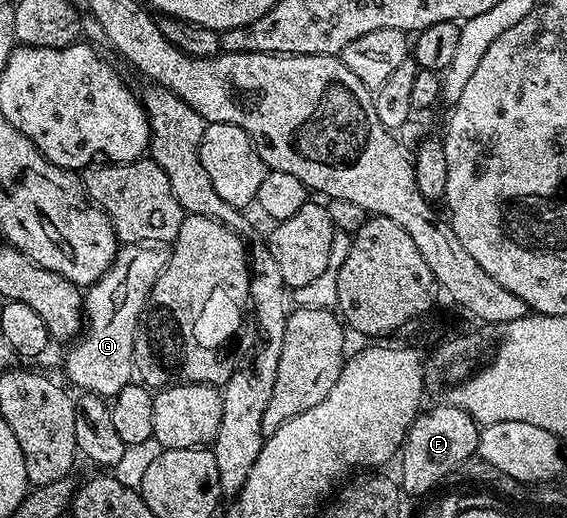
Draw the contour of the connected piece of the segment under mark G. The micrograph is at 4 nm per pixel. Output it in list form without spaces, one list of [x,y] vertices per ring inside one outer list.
[[[122,245],[118,253],[114,257],[108,271],[97,281],[96,284],[89,286],[84,293],[84,328],[80,336],[69,346],[70,349],[66,353],[66,373],[70,376],[69,384],[71,386],[79,385],[79,390],[87,393],[96,393],[99,397],[112,399],[121,391],[125,385],[131,384],[132,378],[135,376],[136,370],[134,367],[134,344],[136,343],[136,335],[138,334],[138,324],[142,321],[142,312],[146,309],[146,301],[150,297],[152,287],[156,283],[156,279],[160,279],[162,272],[166,270],[166,264],[170,258],[170,253],[165,248],[155,247],[152,245]]]

